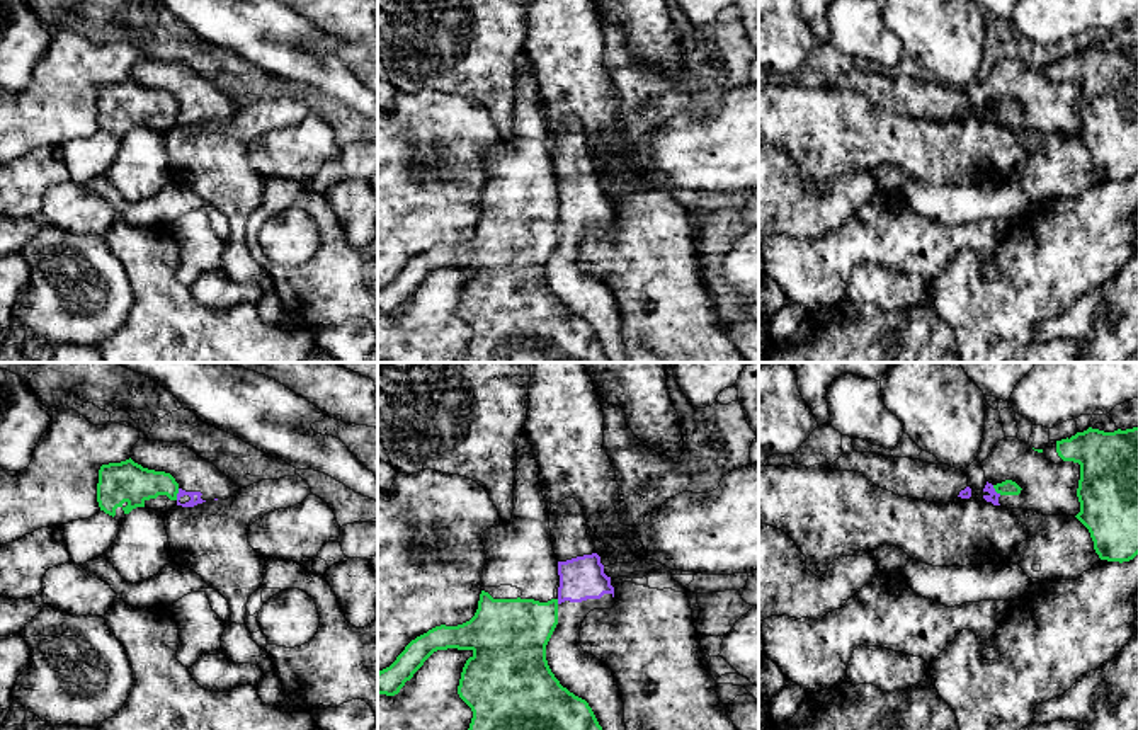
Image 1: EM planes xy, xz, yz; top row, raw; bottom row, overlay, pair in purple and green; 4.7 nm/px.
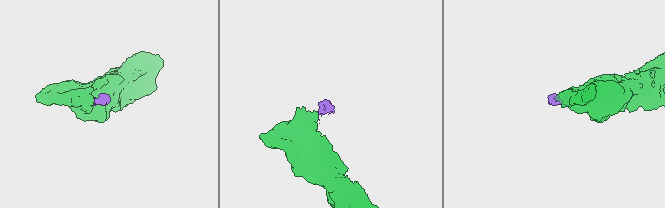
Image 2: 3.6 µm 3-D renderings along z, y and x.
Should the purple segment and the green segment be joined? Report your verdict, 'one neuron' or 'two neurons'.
two neurons

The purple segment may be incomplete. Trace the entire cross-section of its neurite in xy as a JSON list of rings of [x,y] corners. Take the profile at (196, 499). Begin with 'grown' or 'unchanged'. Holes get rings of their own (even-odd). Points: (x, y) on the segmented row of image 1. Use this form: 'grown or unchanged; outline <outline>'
grown; outline [[[139,439],[131,459],[143,468],[170,473],[179,483],[177,505],[194,507],[206,500],[235,497],[242,488],[213,463],[180,442]]]

